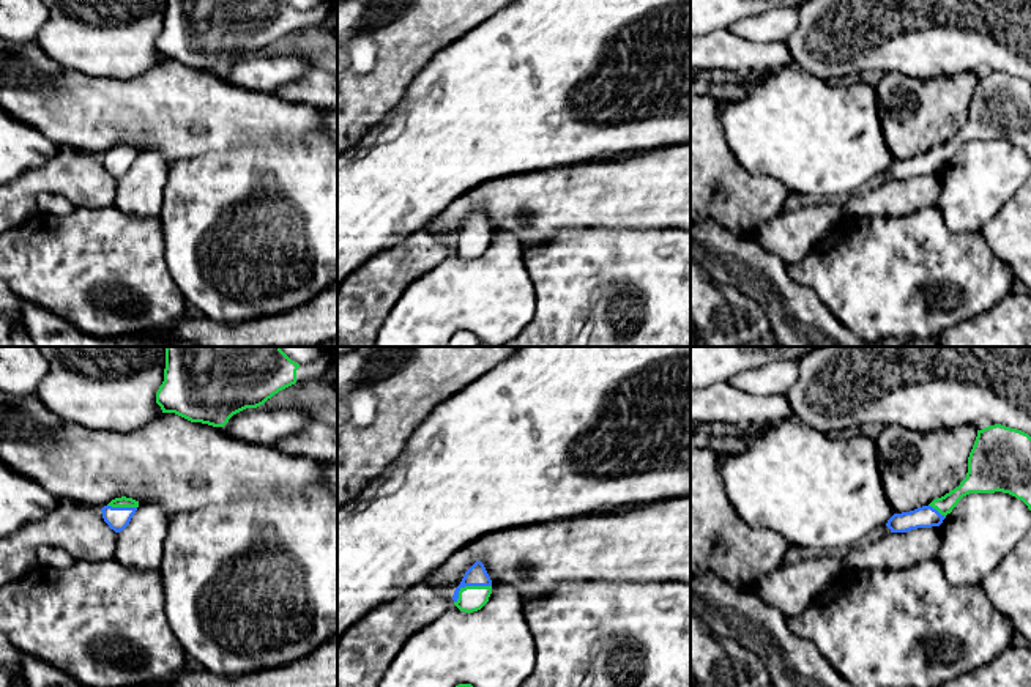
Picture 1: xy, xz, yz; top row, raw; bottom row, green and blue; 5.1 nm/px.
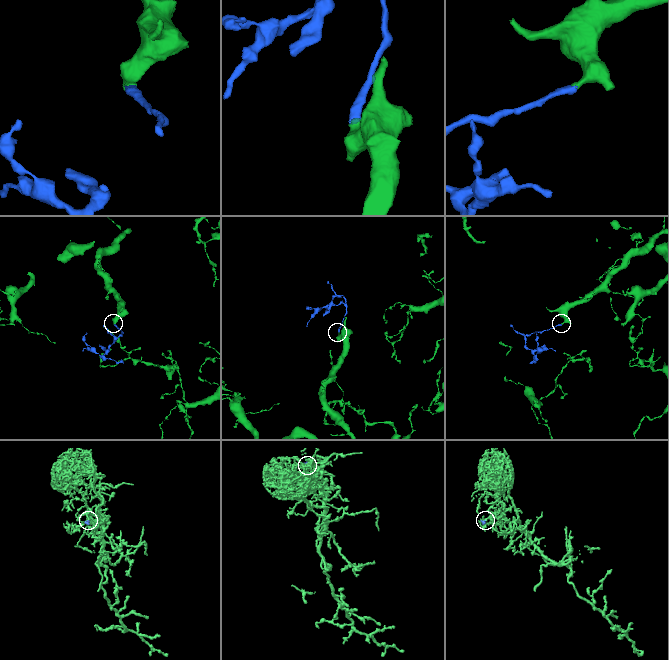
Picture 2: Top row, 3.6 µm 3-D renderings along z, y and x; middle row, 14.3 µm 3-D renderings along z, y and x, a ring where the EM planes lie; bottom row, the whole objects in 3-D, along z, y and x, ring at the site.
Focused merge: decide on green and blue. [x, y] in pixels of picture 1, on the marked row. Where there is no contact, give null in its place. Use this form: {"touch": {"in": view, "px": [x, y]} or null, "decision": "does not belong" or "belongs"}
{"touch": {"in": "xz", "px": [468, 586]}, "decision": "belongs"}

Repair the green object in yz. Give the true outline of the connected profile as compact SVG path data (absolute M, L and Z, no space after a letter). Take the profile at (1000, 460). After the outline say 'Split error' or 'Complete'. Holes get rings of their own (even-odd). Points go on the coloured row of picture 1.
M1001 424L977 430L968 473L958 487L929 506L894 514L886 526L891 533L940 526L963 496L995 492L1022 499L1031 511L1031 436Z. Split error

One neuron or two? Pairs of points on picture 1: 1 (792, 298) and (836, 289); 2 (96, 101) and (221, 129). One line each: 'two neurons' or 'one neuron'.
1: two neurons
2: one neuron

